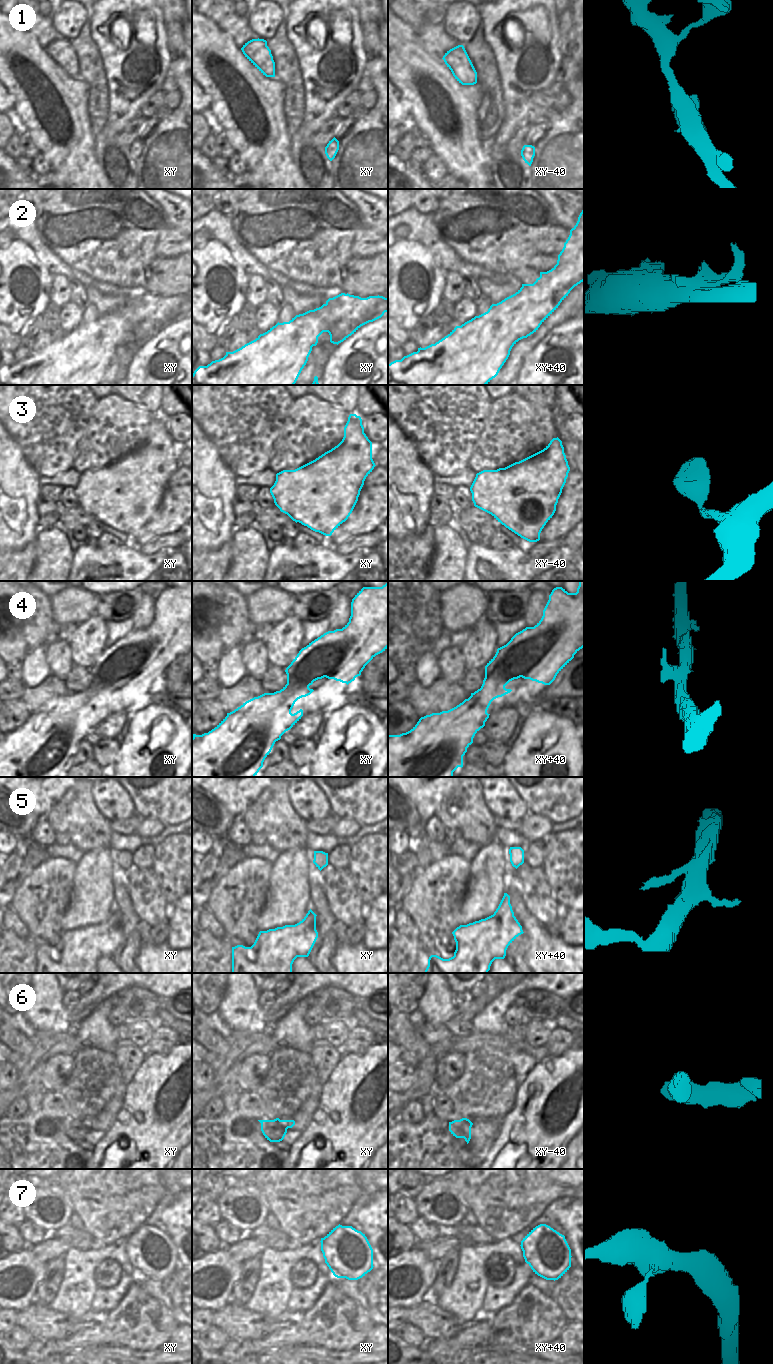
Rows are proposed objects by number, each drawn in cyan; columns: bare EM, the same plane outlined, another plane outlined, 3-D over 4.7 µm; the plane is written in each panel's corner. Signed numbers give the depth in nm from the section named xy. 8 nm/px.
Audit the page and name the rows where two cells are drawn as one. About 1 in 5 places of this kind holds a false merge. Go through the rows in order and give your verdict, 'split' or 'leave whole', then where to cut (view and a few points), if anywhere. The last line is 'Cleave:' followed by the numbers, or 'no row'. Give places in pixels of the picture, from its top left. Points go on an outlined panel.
1: leave whole | no cut
2: split | xy (326, 303), (326, 307), (315, 311), (325, 319), (328, 331)
3: leave whole | no cut
4: leave whole | no cut
5: leave whole | no cut
6: leave whole | no cut
7: leave whole | no cut
Cleave: 2

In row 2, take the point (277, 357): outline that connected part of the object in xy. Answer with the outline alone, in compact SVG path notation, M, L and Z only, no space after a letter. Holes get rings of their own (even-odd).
M323 304L296 315L289 322L278 322L241 348L226 352L223 358L207 366L199 366L192 374L192 385L294 385L308 361L312 347L318 343L318 337L328 332L326 319L315 312L327 307L327 304Z

